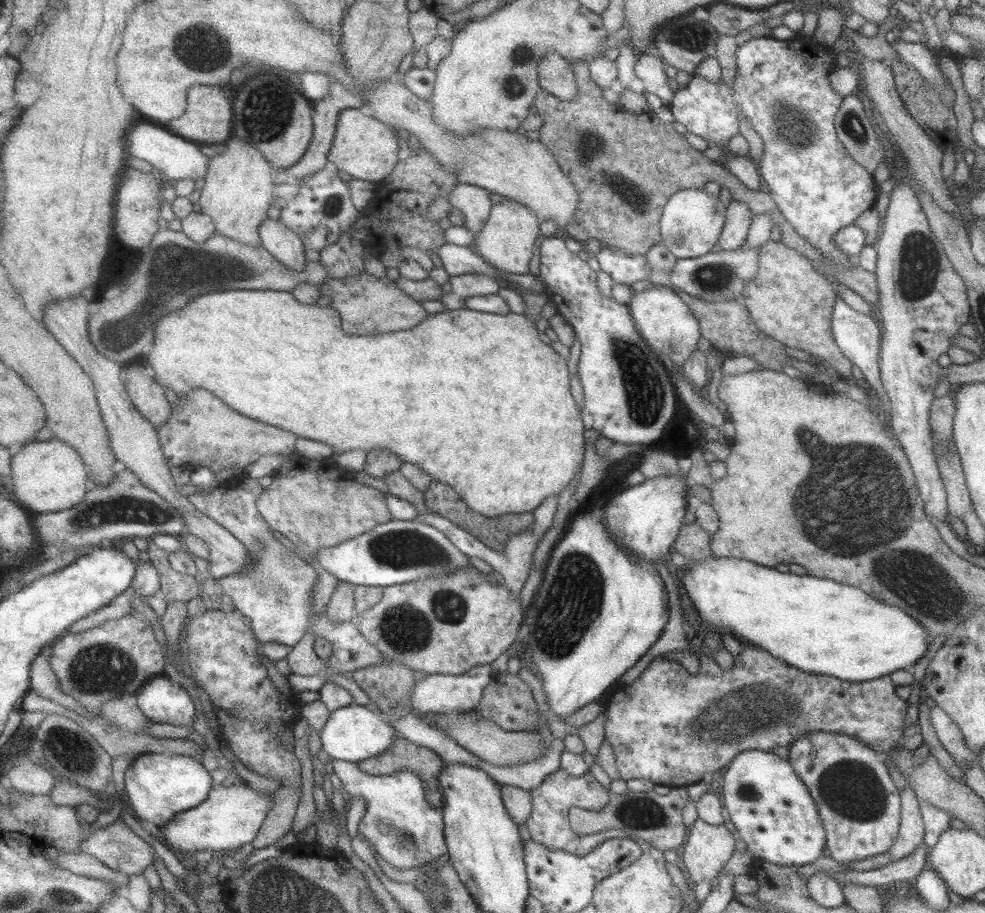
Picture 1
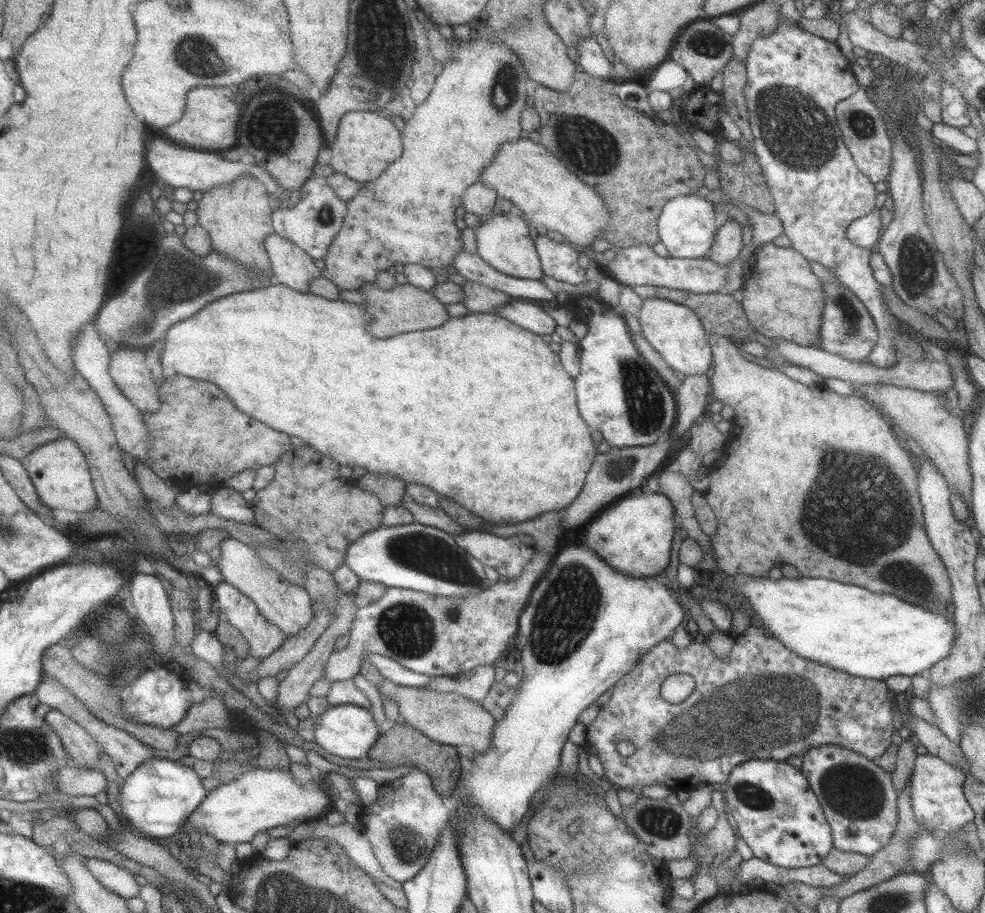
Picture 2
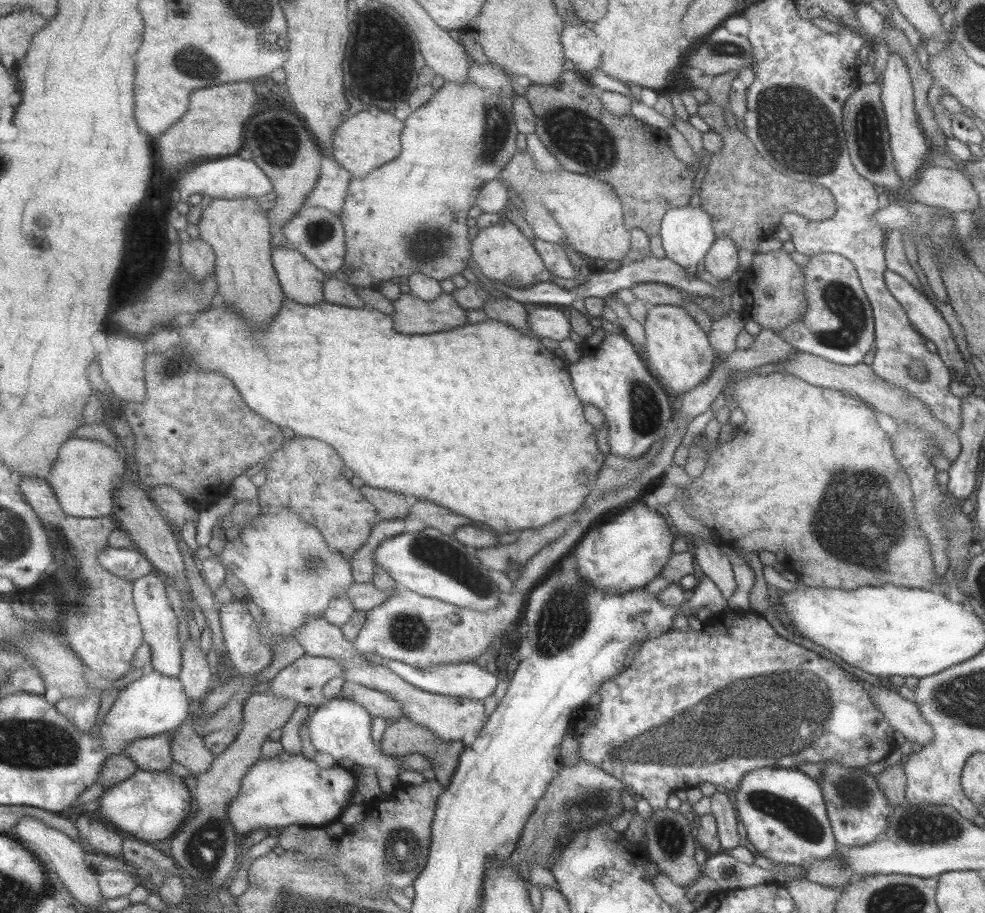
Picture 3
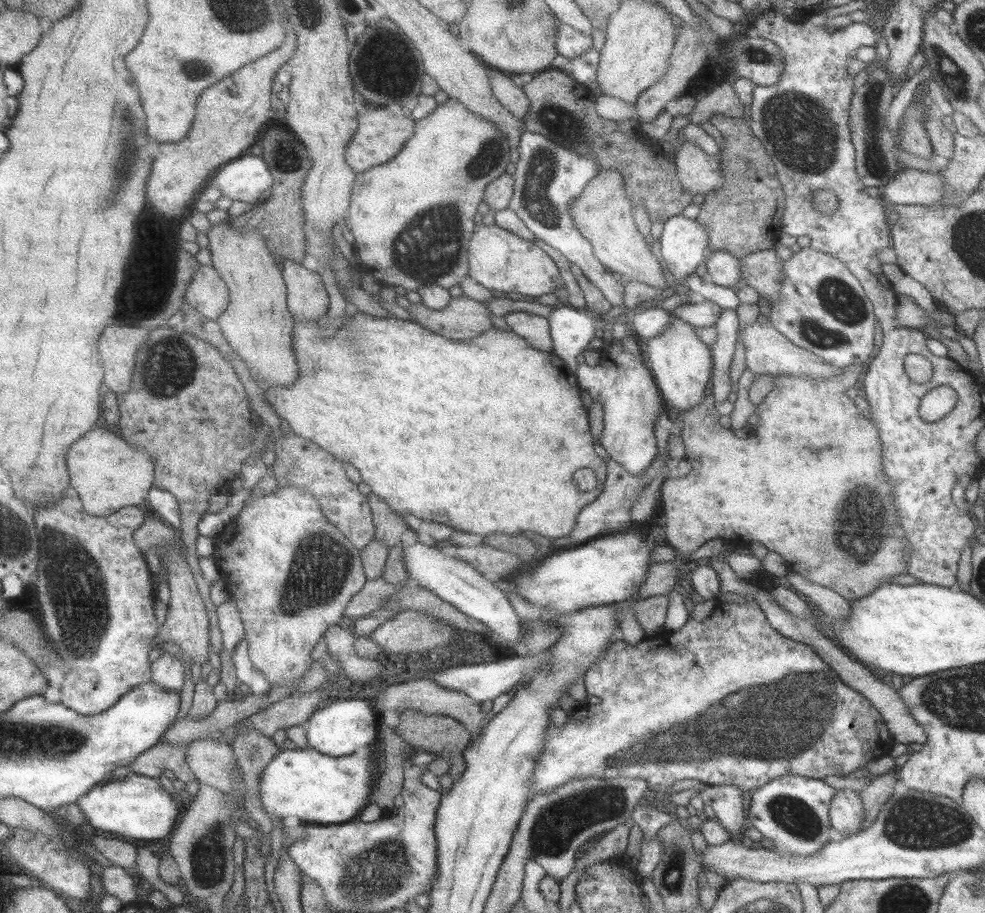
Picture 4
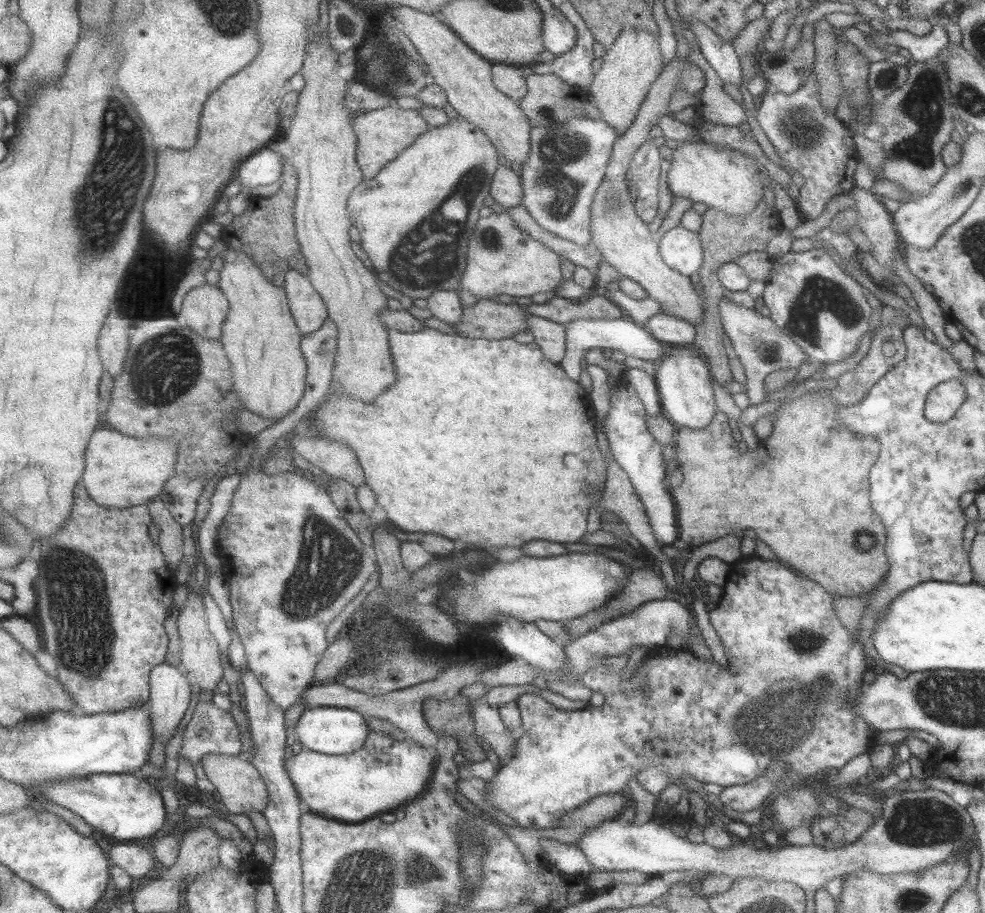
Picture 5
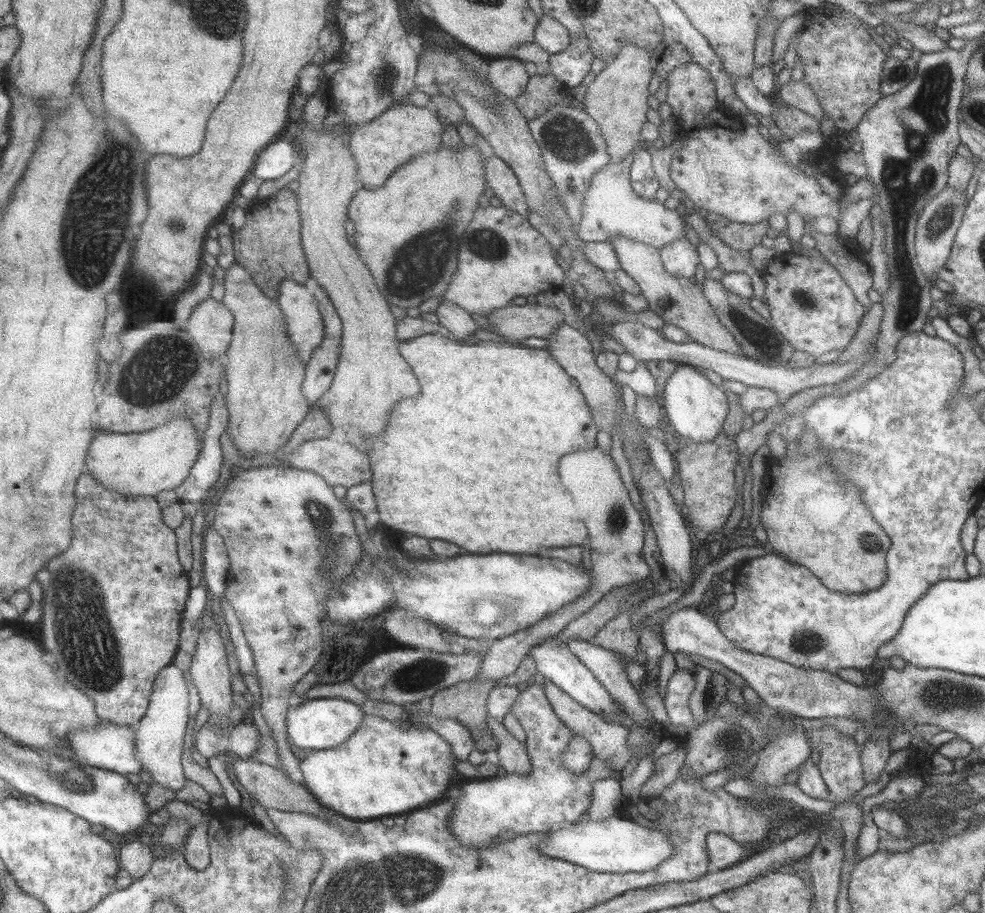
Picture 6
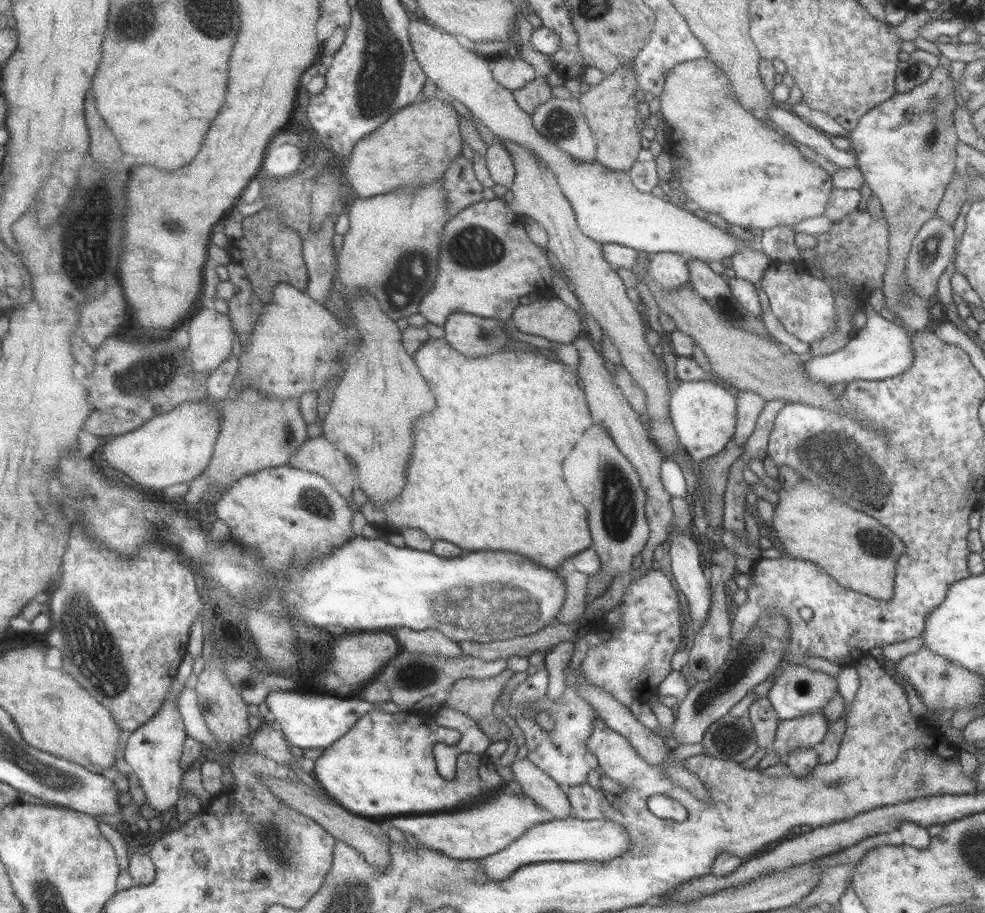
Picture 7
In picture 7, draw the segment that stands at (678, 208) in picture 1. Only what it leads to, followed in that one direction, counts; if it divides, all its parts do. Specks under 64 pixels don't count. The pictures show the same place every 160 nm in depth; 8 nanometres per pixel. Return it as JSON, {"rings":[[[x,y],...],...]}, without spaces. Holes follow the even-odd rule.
{"rings":[[[663,252],[650,255],[648,274],[663,292],[679,290],[688,286],[689,272],[686,257],[675,252]]]}

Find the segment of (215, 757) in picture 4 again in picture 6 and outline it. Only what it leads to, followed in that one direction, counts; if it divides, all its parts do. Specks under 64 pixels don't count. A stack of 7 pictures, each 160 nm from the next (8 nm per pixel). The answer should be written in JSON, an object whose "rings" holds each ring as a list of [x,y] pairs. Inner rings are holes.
{"rings":[[[238,758],[231,768],[235,780],[245,789],[253,803],[263,806],[263,808],[275,808],[283,812],[304,812],[311,813],[322,819],[333,816],[332,810],[321,806],[313,798],[313,795],[299,783],[293,783],[281,770],[261,762],[249,761],[245,758]]]}

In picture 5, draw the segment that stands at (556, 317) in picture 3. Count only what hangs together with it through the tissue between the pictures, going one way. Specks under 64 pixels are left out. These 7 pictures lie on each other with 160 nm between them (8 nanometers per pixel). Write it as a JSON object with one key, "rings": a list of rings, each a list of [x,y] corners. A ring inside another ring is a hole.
{"rings":[[[626,317],[619,318],[576,318],[564,325],[565,348],[563,360],[558,366],[567,375],[567,378],[577,382],[581,374],[581,356],[590,348],[610,348],[619,350],[625,357],[639,358],[640,360],[659,362],[665,358],[666,343],[655,340],[643,326],[639,326]]]}

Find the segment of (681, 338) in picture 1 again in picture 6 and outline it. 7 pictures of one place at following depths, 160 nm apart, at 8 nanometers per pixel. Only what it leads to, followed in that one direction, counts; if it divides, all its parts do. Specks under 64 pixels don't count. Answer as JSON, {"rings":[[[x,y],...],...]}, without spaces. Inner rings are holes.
{"rings":[[[681,363],[667,377],[659,397],[665,419],[681,437],[702,443],[710,441],[721,430],[727,414],[727,399],[723,388],[713,385],[697,368]]]}

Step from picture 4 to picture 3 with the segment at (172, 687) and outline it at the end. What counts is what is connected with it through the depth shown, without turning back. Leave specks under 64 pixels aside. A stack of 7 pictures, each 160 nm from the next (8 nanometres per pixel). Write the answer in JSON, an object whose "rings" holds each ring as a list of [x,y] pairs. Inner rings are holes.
{"rings":[[[149,573],[132,582],[132,601],[142,628],[142,642],[150,648],[150,665],[165,676],[176,677],[181,668],[180,646],[177,639],[177,619],[165,597],[164,577]]]}

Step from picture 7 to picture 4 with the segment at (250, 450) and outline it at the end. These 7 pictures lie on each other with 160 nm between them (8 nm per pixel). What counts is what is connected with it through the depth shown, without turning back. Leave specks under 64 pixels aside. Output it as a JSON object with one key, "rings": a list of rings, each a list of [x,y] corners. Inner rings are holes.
{"rings":[[[230,215],[226,220],[211,224],[211,228],[206,234],[212,266],[218,270],[228,291],[227,306],[218,316],[216,323],[220,327],[220,333],[227,344],[233,352],[237,353],[239,359],[247,364],[252,376],[259,382],[261,388],[291,384],[297,371],[297,359],[295,359],[292,349],[294,321],[286,305],[286,287],[282,279],[282,271],[275,266],[271,254],[261,240],[261,236],[253,230],[239,232],[231,228],[232,218],[233,215]]]}

